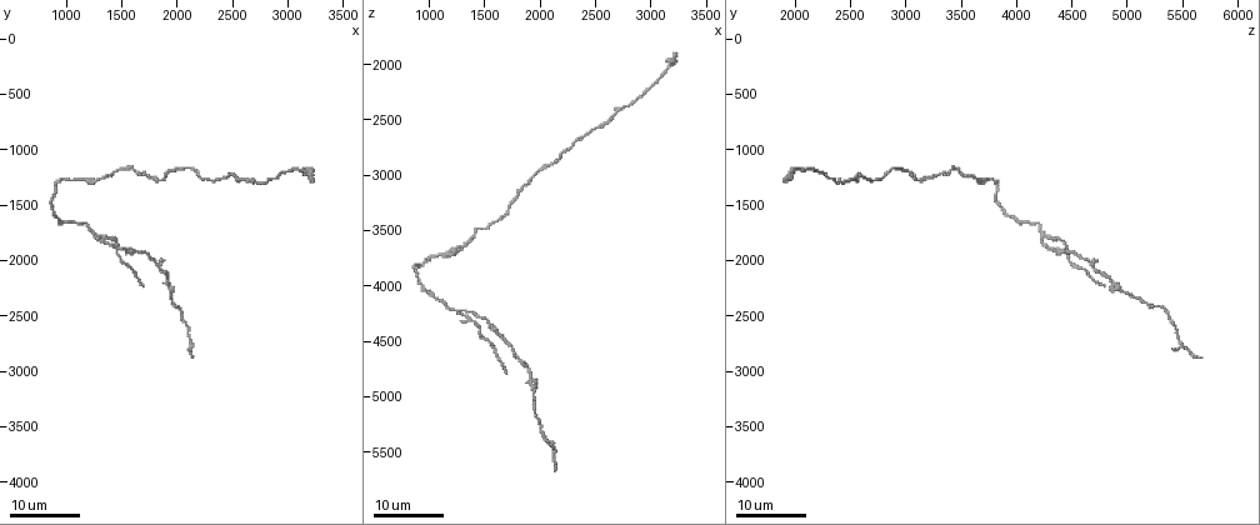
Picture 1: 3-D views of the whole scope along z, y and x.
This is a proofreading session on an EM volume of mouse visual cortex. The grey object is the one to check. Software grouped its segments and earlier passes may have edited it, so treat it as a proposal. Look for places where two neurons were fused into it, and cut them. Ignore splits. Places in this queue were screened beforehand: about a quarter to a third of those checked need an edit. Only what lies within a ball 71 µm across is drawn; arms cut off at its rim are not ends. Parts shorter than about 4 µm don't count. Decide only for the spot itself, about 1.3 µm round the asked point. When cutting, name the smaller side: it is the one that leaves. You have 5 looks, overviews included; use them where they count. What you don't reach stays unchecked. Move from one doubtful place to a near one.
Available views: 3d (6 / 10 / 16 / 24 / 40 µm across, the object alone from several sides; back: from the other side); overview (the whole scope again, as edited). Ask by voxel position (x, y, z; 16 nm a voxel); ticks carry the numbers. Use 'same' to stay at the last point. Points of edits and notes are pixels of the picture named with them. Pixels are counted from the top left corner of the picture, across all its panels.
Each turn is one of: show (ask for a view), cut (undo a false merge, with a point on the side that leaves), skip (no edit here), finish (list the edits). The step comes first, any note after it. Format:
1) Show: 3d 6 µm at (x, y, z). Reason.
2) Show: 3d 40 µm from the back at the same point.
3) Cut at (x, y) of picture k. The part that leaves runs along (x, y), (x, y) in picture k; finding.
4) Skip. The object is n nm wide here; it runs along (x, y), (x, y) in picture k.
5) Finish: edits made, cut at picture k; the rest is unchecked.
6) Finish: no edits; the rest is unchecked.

Show: 3d 16 µm at (1280, 1780, 4240). Side arm on a straight run.

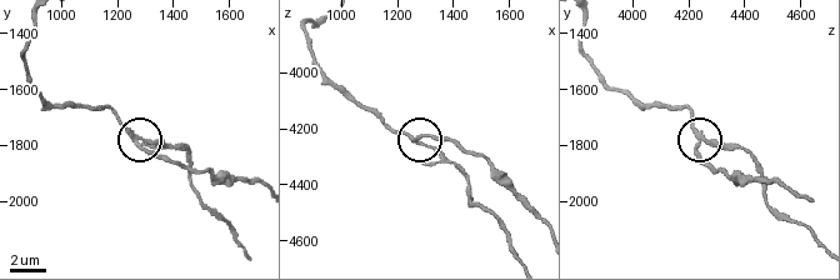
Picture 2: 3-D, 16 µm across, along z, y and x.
Show: 3d 6 µm at (1300, 1800, 4250). Closer look.

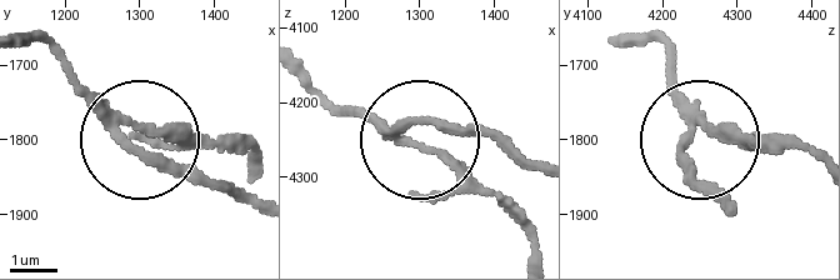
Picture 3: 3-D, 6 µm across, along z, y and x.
Cut at (426, 198) of picture 3. 3 arms meet here; the part that leaves runs along (398, 141), (478, 176), (534, 249) in picture 3; a second neuron is stuck on.

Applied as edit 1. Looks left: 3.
Show: 3d 24 µm at (1860, 2120, 4720). Narrows sharply.

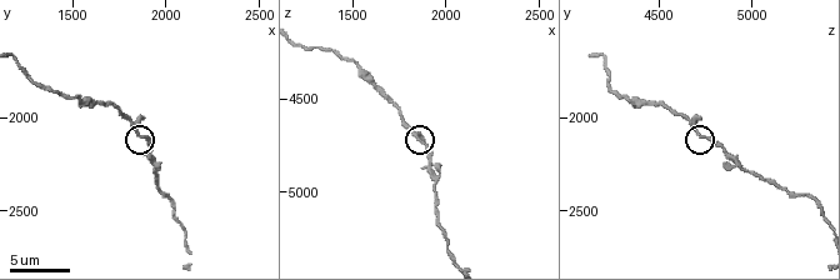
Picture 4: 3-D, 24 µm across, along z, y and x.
Show: 3d 6 µm at (1860, 2100, 4740). Zoom in.

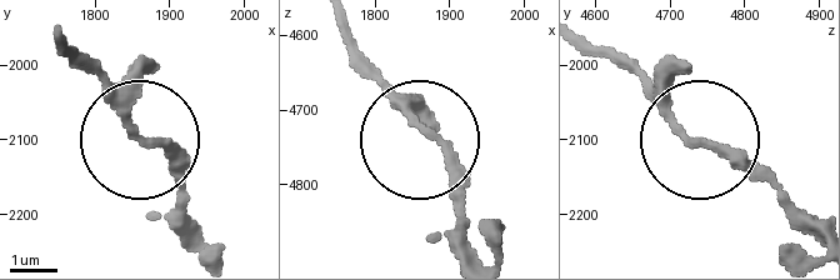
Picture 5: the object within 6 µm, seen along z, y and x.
Skip. It runs along (54, 39), (174, 159), (181, 215) in picture 5; continuous, no second neuron.

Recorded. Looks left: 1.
Finish: edits made, cut at picture 3; the rest is unchecked.

